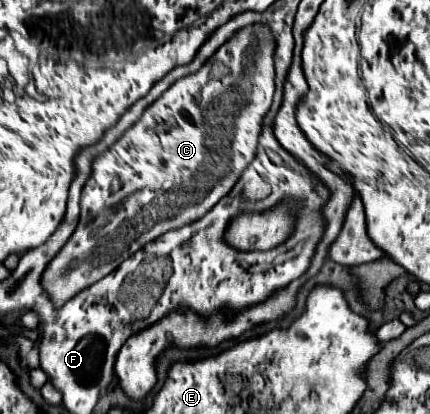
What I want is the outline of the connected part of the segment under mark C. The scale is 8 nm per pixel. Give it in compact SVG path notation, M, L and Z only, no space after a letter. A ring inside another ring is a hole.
M250 26L250 30L242 30L242 34L238 34L238 38L230 38L216 54L214 58L210 58L210 62L206 62L206 66L202 66L202 70L198 70L198 74L190 74L190 78L180 78L178 82L174 82L174 86L170 86L170 90L166 90L154 104L150 104L150 110L146 110L146 114L142 114L142 118L102 156L98 156L92 164L92 176L86 182L84 190L82 190L82 216L78 222L76 232L72 234L72 238L68 240L68 244L58 252L58 256L50 262L50 266L44 272L42 284L48 290L48 294L52 294L52 300L56 306L62 306L66 300L70 300L76 292L88 288L90 284L98 282L100 278L104 278L106 274L110 274L112 270L116 270L130 254L134 254L136 250L144 248L148 242L156 240L158 236L162 236L164 232L190 224L194 220L198 220L202 214L206 214L206 210L210 210L220 198L224 198L234 184L238 182L240 174L246 170L246 166L254 160L256 154L256 146L258 146L258 136L262 130L262 118L266 116L270 104L272 104L272 96L274 96L274 40L270 38L270 30L266 26Z

